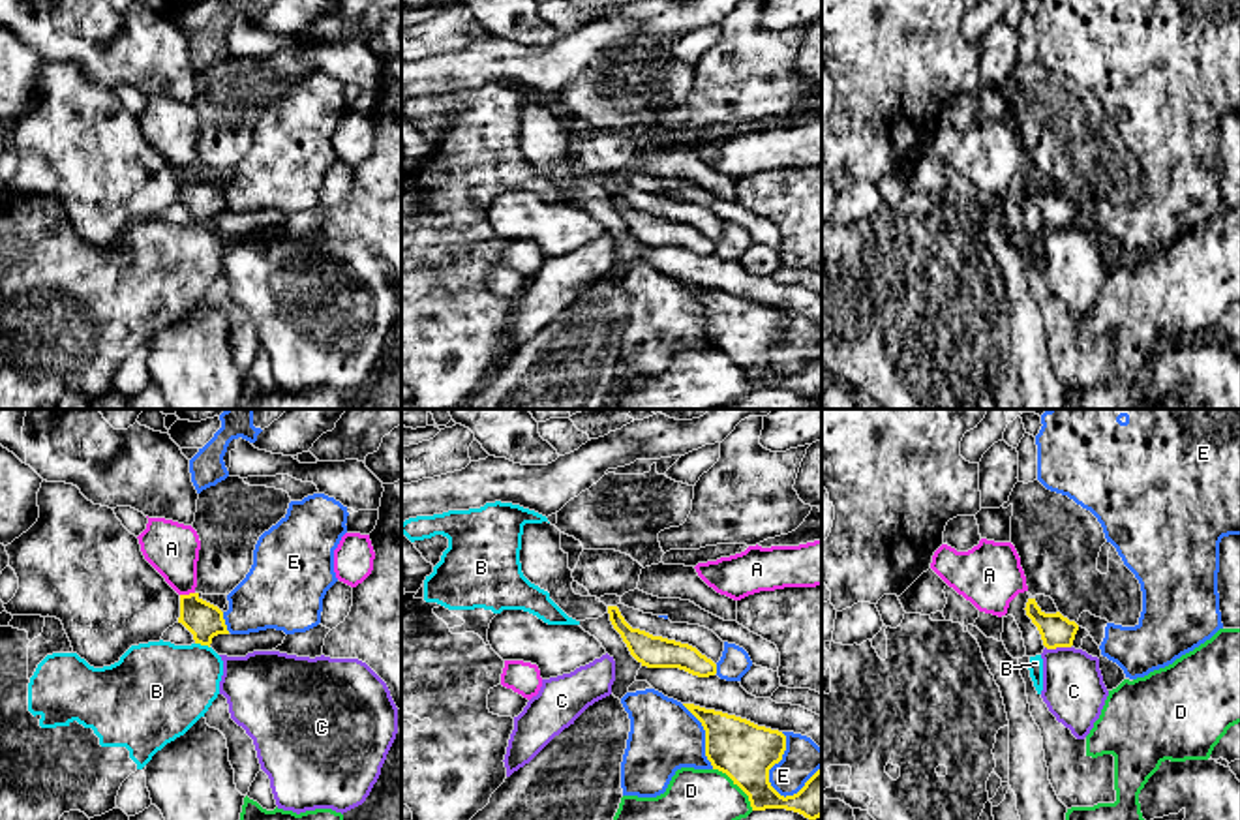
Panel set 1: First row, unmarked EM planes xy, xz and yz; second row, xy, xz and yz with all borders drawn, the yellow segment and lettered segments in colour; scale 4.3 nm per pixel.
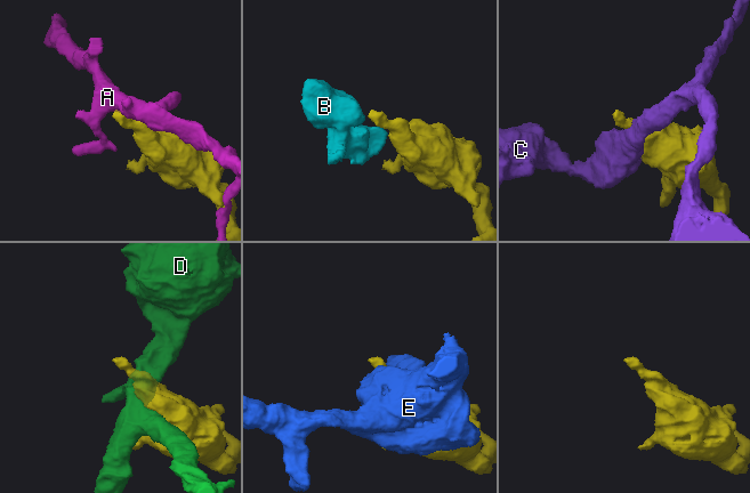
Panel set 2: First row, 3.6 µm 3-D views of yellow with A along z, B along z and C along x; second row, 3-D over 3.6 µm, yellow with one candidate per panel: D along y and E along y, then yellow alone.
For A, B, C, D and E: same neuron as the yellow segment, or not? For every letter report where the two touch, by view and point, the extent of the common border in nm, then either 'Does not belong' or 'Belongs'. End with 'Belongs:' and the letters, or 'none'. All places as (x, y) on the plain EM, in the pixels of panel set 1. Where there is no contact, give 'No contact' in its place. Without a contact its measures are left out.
A: Touches yellow at xy (186, 175). Shared border 70 nm. Does not belong
B: Touches yellow at xy (203, 224). Shared border 70 nm. Does not belong
C: Touches yellow at yz (1058, 226). Shared border 110 nm. Does not belong
D: Touches yellow at xz (738, 364). Shared border 260 nm. Does not belong
E: Touches yellow at xz (773, 344). Shared border 280 nm. Does not belong
Belongs: none

